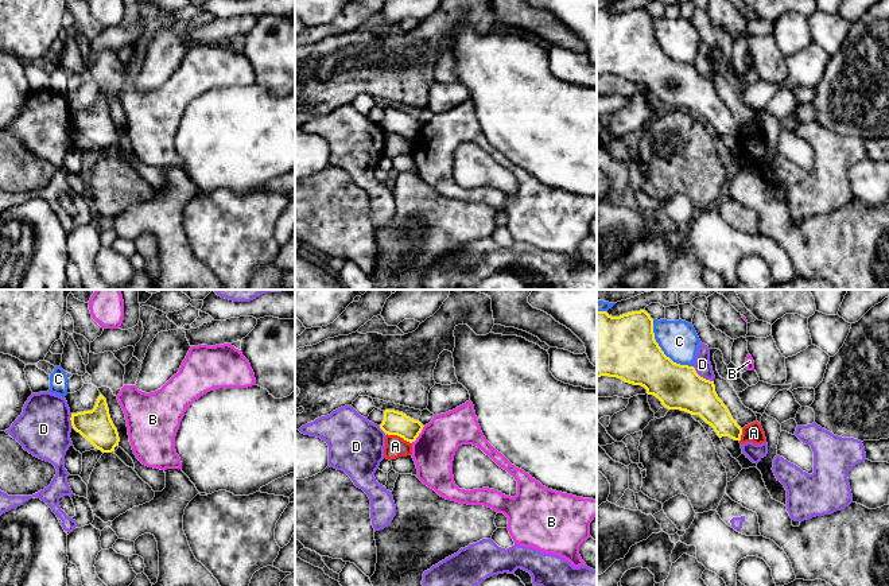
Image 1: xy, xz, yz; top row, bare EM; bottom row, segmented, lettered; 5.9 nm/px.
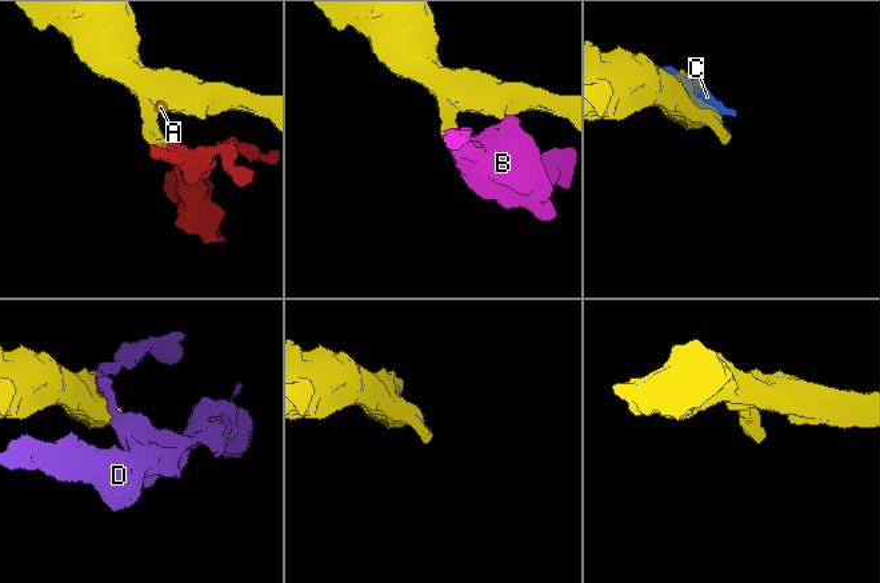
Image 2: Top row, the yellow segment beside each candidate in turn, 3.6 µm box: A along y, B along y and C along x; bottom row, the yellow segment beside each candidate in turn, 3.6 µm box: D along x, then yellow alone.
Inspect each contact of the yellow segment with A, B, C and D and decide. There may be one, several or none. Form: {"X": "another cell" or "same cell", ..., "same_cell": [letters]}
{"A": "another cell", "B": "another cell", "C": "another cell", "D": "another cell", "same_cell": []}

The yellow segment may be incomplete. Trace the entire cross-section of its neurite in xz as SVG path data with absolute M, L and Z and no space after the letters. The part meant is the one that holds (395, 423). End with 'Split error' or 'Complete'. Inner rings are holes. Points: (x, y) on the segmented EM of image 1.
M385 410L384 420L380 424L385 435L397 435L409 443L416 441L423 427L424 426L419 420L414 420L405 414L395 410Z. Complete

